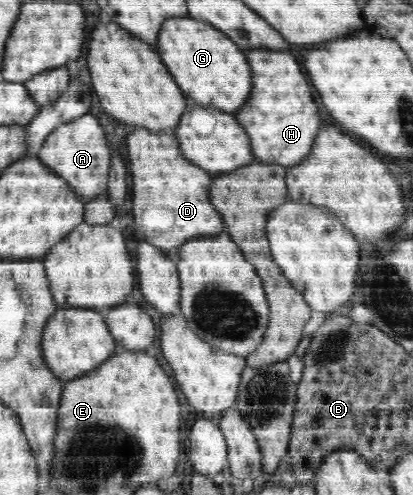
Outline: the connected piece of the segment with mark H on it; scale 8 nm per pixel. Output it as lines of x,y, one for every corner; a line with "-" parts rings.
251,49
251,73
255,79
255,101
247,109
234,112
235,118
255,141
255,161
277,164
286,168
299,165
311,153
313,141
321,129
321,117
301,63
289,53
271,53

